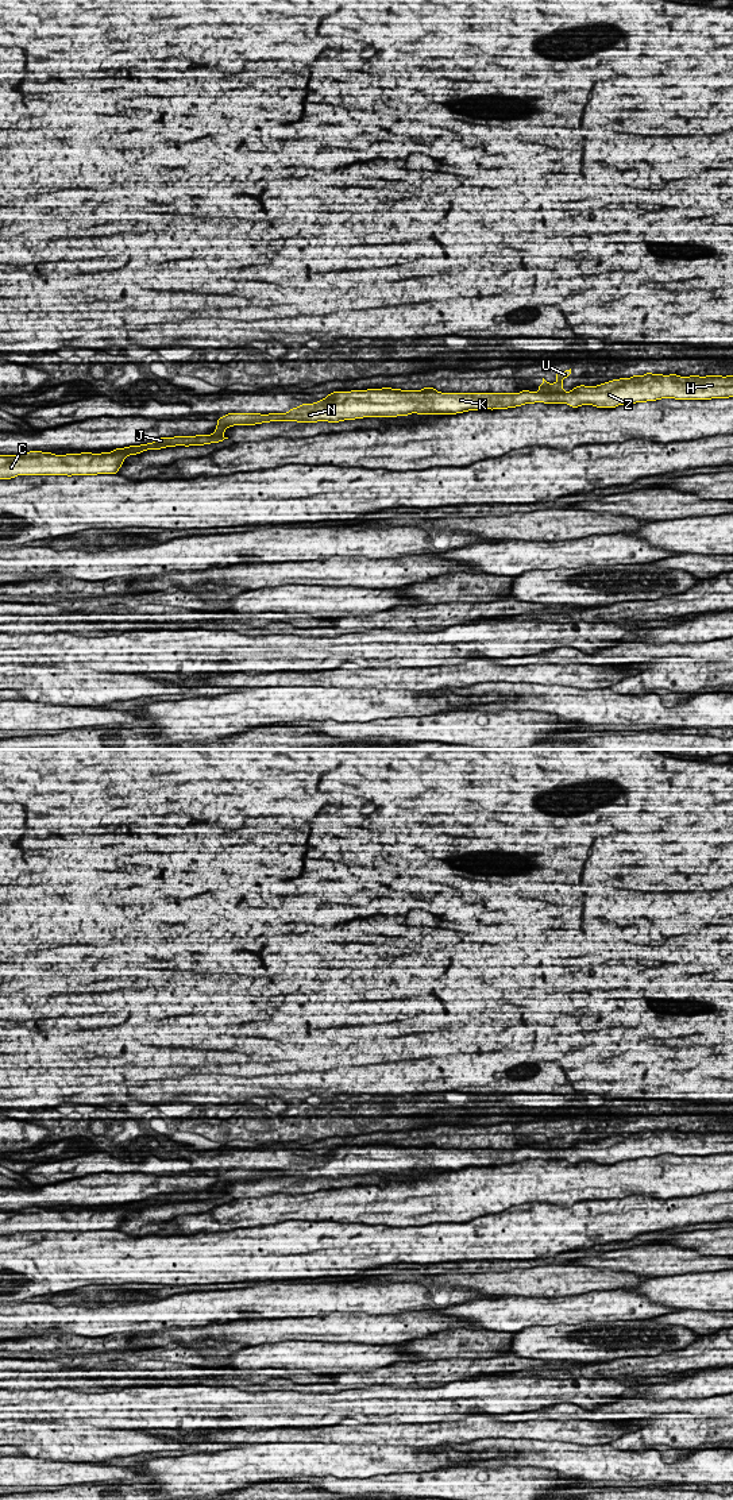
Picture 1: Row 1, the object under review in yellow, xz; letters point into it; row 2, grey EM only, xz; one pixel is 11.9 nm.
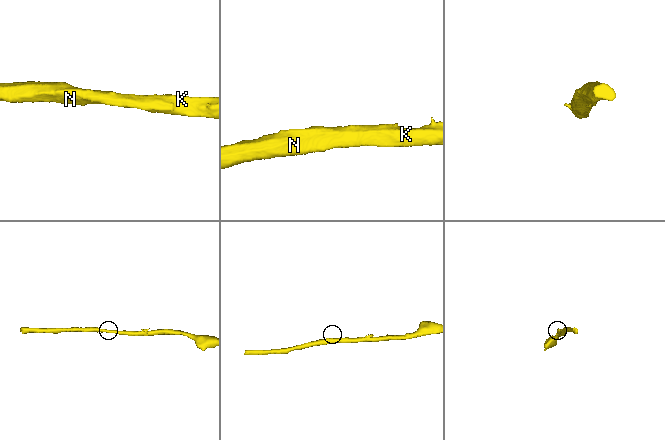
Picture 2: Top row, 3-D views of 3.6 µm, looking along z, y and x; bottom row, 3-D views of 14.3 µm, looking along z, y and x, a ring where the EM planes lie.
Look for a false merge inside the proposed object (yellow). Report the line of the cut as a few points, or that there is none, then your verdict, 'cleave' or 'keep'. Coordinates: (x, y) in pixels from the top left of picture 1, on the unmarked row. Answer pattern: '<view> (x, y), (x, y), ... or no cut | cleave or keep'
xz (560, 1136), (558, 1138) | cleave

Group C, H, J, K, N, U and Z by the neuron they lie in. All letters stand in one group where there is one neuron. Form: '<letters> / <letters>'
C H J K N Z / U

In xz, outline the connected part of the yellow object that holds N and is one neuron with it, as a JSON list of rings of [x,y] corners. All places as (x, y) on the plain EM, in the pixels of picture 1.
[[[645,1129],[644,1131],[632,1131],[630,1134],[613,1135],[597,1142],[579,1141],[570,1148],[563,1146],[563,1138],[553,1138],[540,1142],[537,1148],[522,1146],[520,1149],[441,1149],[435,1144],[424,1144],[421,1146],[401,1146],[391,1144],[367,1145],[367,1146],[351,1146],[351,1148],[333,1148],[325,1154],[321,1154],[313,1160],[301,1160],[298,1164],[292,1164],[288,1169],[227,1169],[217,1175],[216,1185],[212,1191],[196,1191],[196,1192],[174,1192],[159,1194],[153,1199],[130,1202],[124,1204],[115,1204],[111,1208],[92,1210],[66,1210],[55,1211],[51,1208],[30,1207],[18,1211],[0,1211],[0,1235],[11,1235],[18,1231],[97,1231],[97,1230],[117,1230],[123,1222],[123,1216],[128,1211],[136,1211],[147,1206],[161,1206],[175,1202],[204,1202],[211,1199],[219,1199],[228,1194],[223,1189],[227,1184],[234,1181],[255,1181],[270,1177],[297,1177],[297,1179],[339,1179],[344,1176],[355,1176],[363,1173],[397,1173],[417,1171],[456,1171],[468,1167],[495,1167],[516,1164],[525,1160],[544,1158],[544,1160],[567,1160],[568,1162],[578,1164],[582,1161],[593,1161],[597,1164],[616,1164],[625,1160],[656,1157],[661,1154],[675,1156],[711,1156],[711,1154],[729,1154],[733,1153],[733,1131],[690,1131],[680,1133],[676,1130],[663,1131]]]

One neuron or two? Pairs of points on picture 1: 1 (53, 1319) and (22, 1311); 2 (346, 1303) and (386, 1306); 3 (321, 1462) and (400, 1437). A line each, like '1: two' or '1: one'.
1: one
2: one
3: two

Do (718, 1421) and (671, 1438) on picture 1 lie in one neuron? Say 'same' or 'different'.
same

